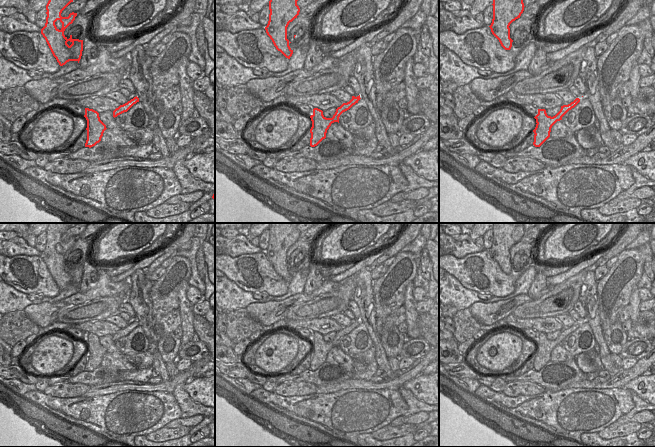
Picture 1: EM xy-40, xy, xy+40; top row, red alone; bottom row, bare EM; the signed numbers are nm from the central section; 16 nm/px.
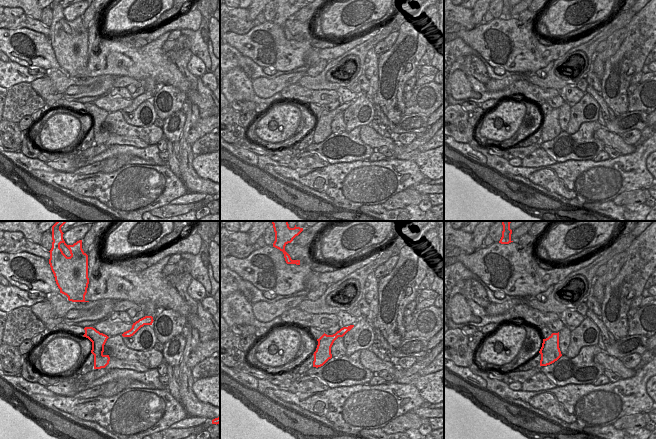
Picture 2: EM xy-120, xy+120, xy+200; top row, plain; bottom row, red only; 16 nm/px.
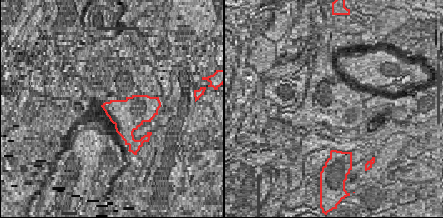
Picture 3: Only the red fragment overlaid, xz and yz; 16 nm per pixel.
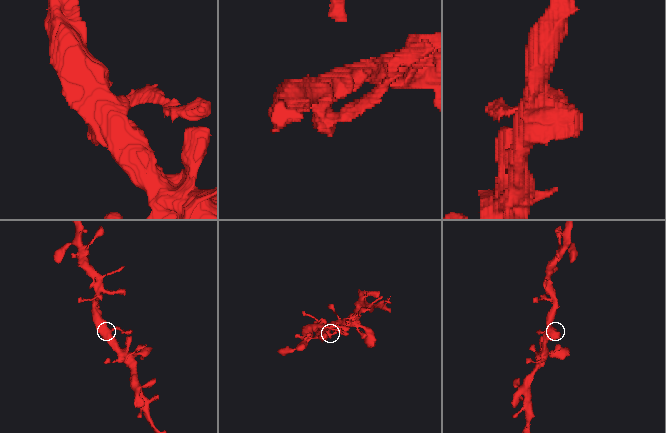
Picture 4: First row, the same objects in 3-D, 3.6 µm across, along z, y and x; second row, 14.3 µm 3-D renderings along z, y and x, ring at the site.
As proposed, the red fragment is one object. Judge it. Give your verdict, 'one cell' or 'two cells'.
two cells

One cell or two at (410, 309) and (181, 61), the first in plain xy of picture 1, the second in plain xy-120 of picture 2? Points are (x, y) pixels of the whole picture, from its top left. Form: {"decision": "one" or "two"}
{"decision": "one"}

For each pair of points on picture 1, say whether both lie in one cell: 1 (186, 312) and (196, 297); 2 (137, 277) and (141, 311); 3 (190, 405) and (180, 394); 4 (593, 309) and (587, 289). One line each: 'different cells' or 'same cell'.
1: different cells
2: same cell
3: same cell
4: same cell

